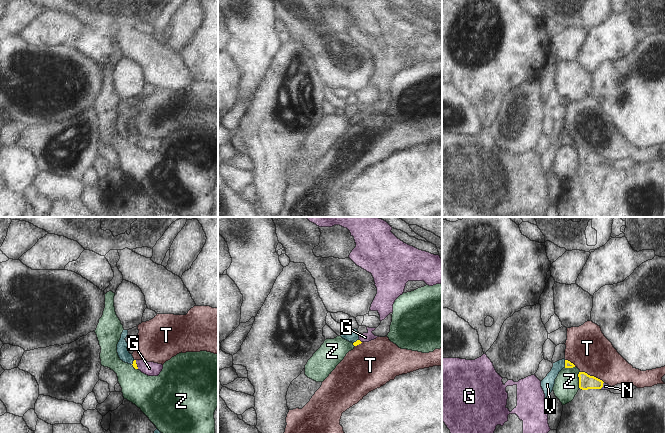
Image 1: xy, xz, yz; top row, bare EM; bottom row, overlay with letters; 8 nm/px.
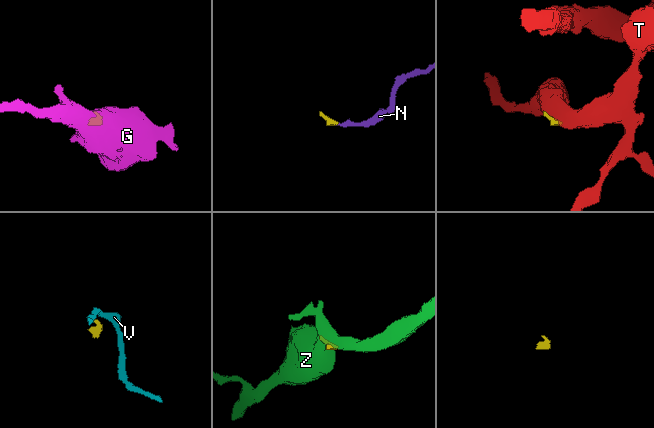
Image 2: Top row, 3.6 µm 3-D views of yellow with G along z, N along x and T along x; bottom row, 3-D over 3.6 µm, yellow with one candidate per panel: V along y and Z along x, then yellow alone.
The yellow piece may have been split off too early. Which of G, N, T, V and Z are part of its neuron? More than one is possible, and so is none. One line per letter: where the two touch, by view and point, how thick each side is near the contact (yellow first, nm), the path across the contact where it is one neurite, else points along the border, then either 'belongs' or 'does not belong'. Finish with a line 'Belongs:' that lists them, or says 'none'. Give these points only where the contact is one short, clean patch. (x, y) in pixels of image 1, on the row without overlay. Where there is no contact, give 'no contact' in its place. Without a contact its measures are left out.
G: contact xy (136, 140); calibres 40 and 110 nm; border xy (135, 136), (138, 144); does not belong
N: contact yz (602, 161); calibres 120 and 50 nm; way yz (586, 158), (602, 161), (605, 162); belongs
T: contact yz (592, 152); calibres 120 and 340 nm; border yz (580, 147), (593, 151), (604, 158); does not belong
V: contact yz (565, 139); calibres 60 and 110 nm; border yz (564, 136), (565, 142); does not belong
Z: contact yz (579, 156); calibres 120 and 200 nm; border yz (579, 147), (578, 162), (580, 164); does not belong
Belongs: N

